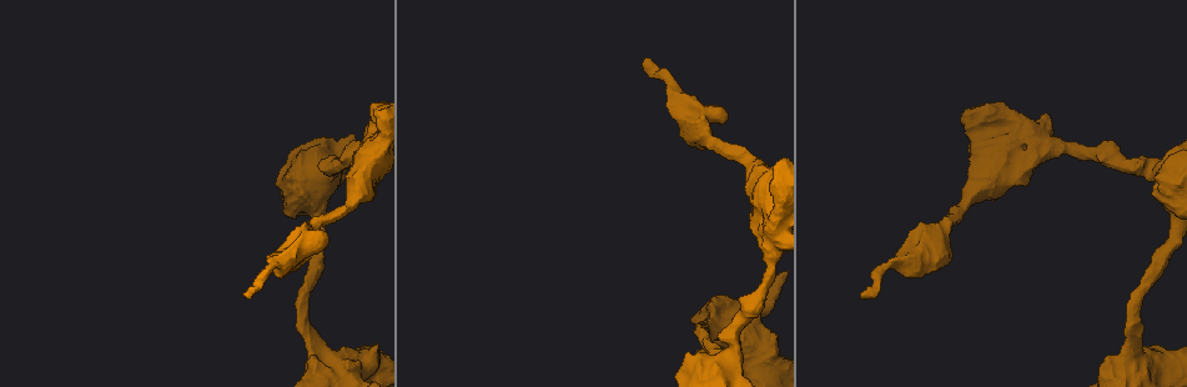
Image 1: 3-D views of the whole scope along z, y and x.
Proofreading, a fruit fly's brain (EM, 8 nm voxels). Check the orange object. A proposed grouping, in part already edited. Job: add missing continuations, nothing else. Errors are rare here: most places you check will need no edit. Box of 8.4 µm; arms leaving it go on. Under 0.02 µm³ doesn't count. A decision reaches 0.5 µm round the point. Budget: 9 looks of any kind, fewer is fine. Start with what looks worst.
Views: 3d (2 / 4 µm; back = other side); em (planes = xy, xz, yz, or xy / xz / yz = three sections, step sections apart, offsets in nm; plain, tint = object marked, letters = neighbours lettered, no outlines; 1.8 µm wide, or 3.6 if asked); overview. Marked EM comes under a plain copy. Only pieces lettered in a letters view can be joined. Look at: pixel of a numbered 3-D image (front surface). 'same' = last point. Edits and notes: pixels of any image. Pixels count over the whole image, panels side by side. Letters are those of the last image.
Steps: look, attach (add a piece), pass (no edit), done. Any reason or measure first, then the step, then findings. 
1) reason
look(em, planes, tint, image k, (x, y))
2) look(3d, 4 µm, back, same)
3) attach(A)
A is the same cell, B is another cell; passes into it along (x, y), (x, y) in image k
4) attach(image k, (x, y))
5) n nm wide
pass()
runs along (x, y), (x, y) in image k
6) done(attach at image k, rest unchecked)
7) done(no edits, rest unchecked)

free end
look(em, 3.6 µm, planes, tint, image 1, (246, 296))

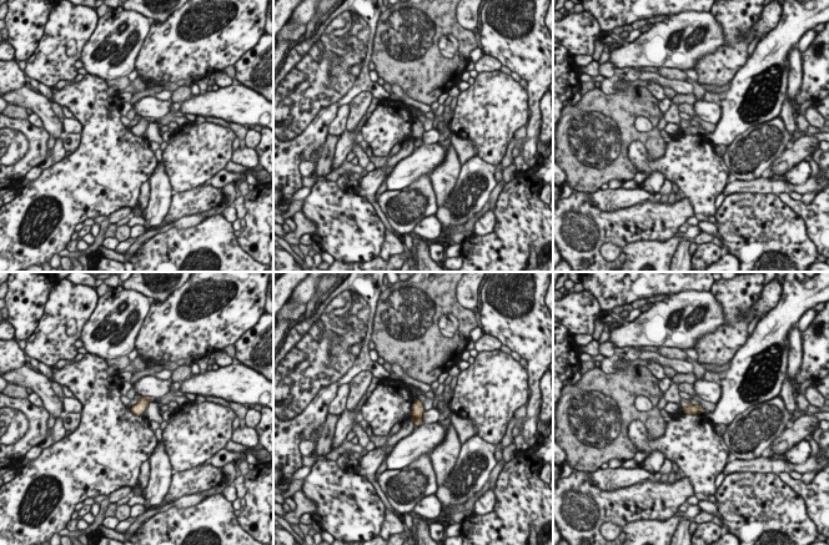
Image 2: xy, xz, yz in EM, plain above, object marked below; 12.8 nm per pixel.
look(em, 3.6 µm, planes, letters, same)

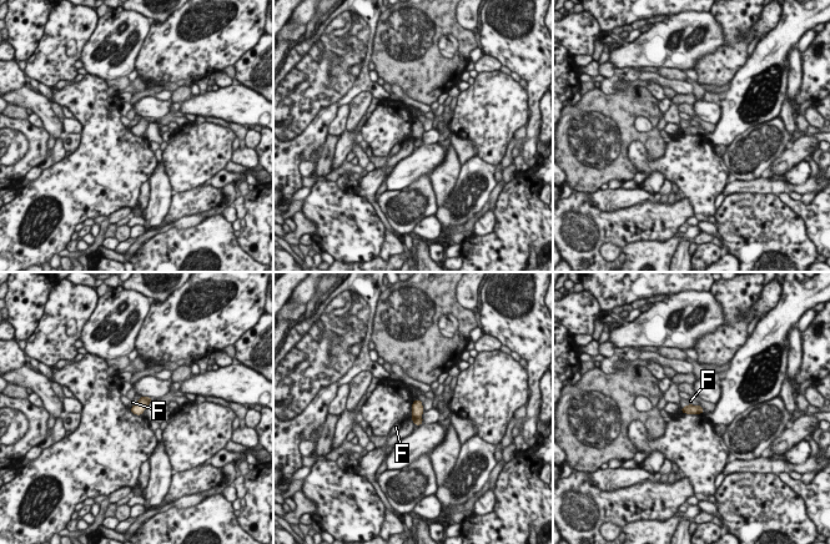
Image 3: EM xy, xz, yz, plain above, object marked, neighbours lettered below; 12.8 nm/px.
pass()
F is another cell; border along (689, 403), (699, 406) in image 3; no lettered piece goes on from it

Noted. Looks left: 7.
thick end
look(em, planes, letters, image 1, (724, 122))

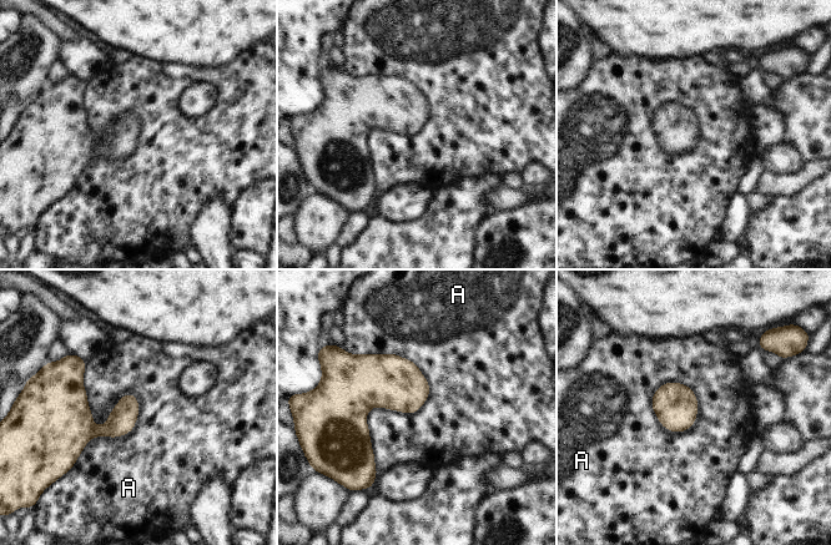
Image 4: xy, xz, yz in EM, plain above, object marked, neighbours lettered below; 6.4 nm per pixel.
pass()
A is another cell; border along (85, 359), (72, 467) in image 4; none of them fits

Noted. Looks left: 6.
thick turns thin
look(3d, 4 µm, image 1, (768, 240))

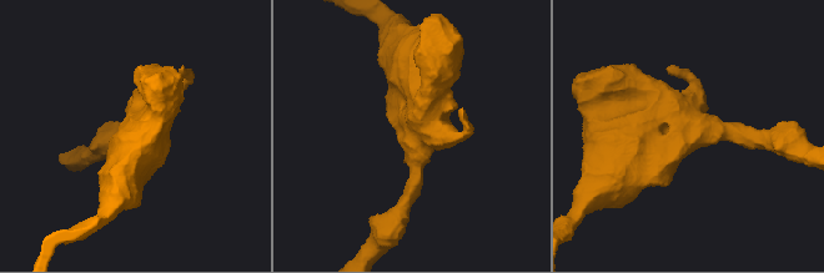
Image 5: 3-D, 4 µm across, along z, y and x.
look(em, planes, letters, image 5, (418, 135))

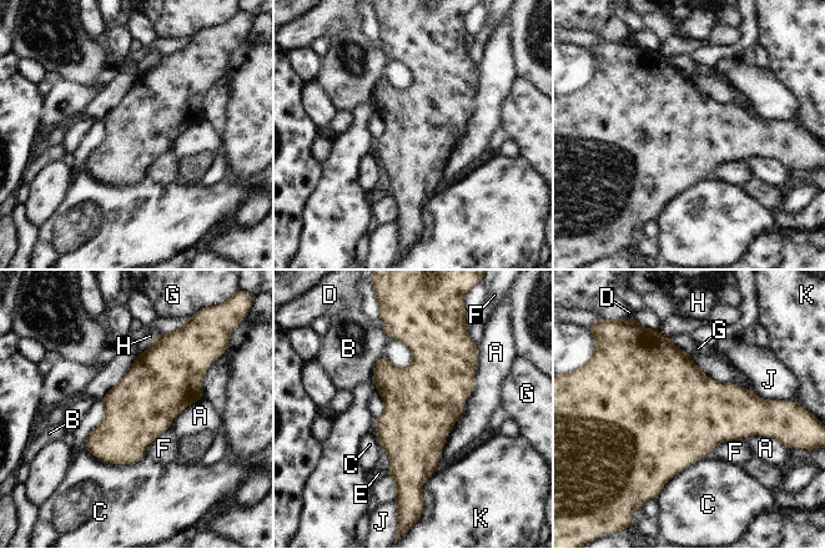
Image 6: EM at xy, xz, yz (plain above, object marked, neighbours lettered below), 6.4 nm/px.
420 nm wide
pass()
A, B, C, D, E, F, G, H, J and K are other cells; border along (478, 352), (473, 389), (439, 457) in image 6; no lettered piece goes on from it

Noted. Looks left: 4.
branch stops here
look(em, 3.6 µm, xz, step 8, letters, image 1, (1106, 356))

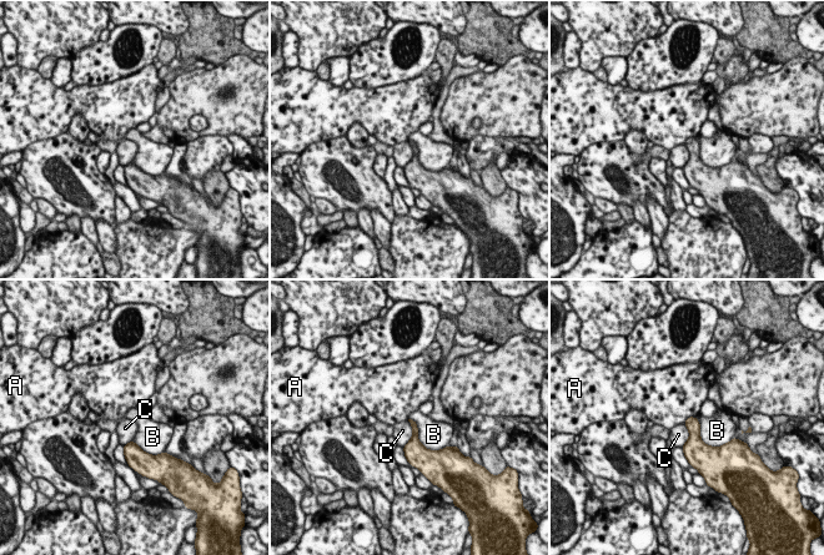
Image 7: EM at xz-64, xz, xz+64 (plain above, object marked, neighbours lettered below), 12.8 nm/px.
another direction
look(em, 3.6 µm, planes, letters, same)

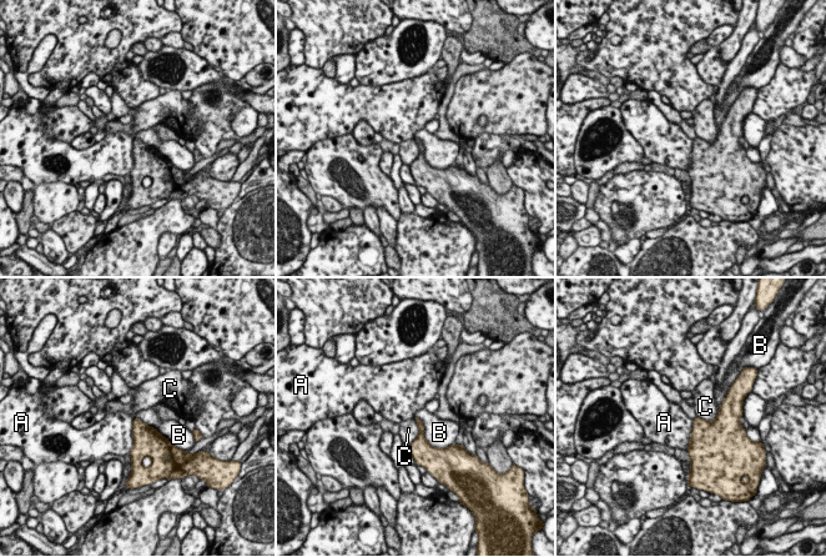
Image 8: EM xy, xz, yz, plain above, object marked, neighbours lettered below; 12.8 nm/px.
B touches over 600 nm
pass()
A, B and C are other cells; border along (414, 416), (432, 446), (447, 447) in image 8; none of them fits

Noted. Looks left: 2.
done(no edits, rest unchecked)

